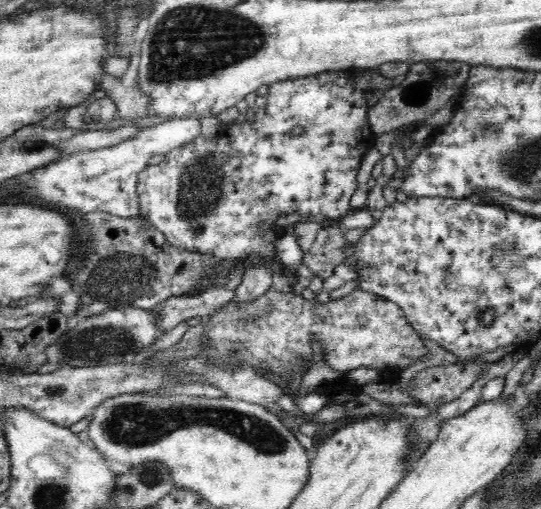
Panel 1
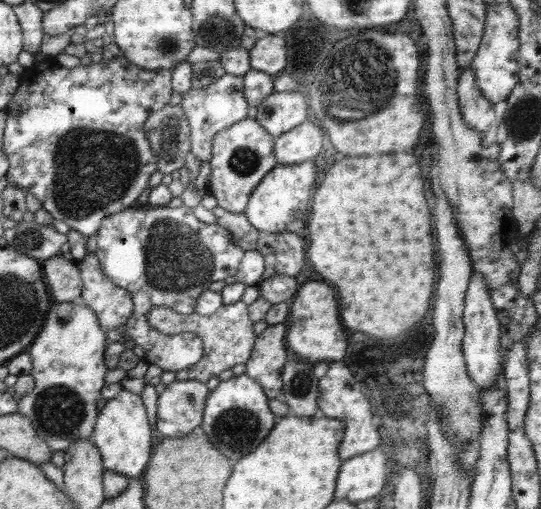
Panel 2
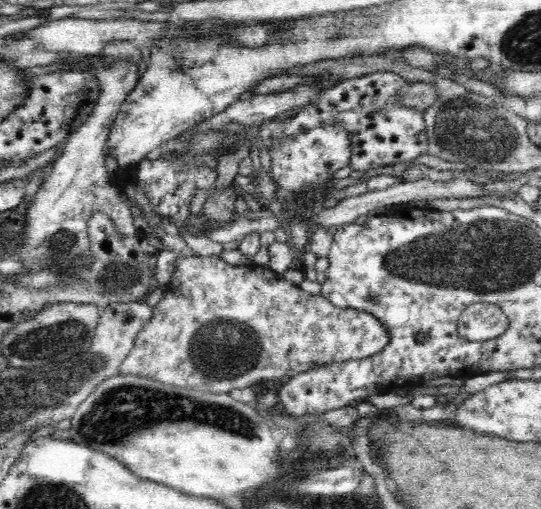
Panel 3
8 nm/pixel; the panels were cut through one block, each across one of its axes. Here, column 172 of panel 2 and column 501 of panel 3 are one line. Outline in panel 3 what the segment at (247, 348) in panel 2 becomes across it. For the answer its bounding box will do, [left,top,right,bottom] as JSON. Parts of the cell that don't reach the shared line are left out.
[457,302,509,341]

